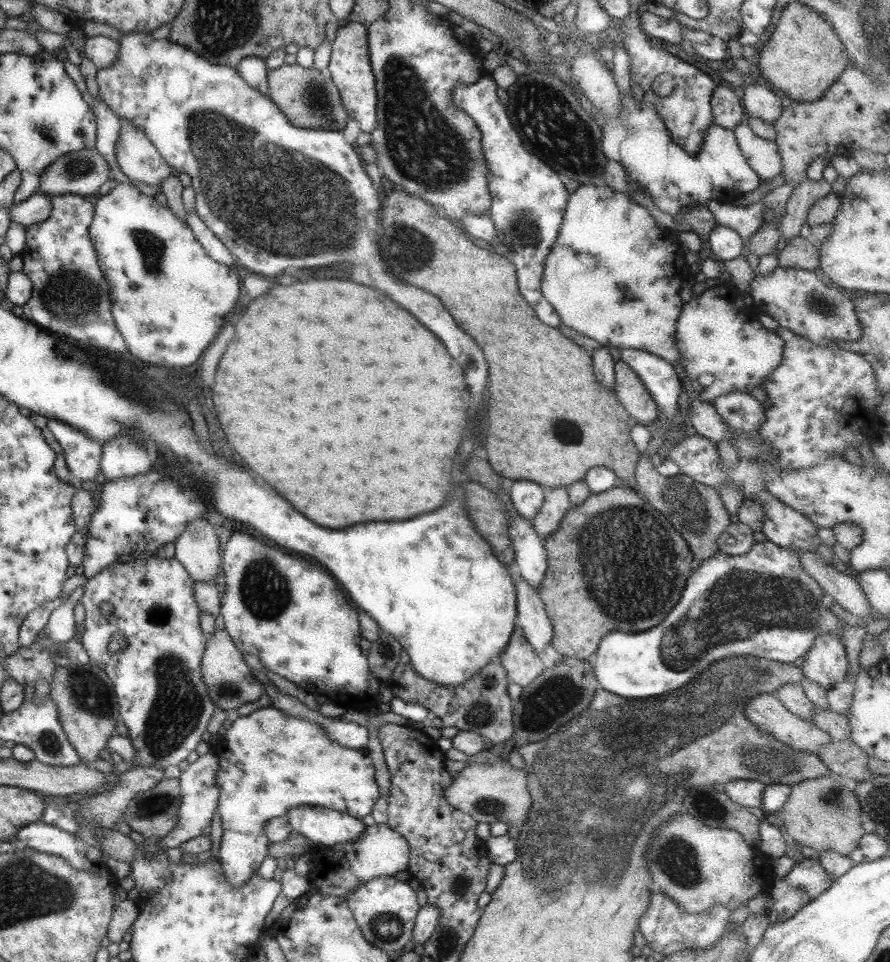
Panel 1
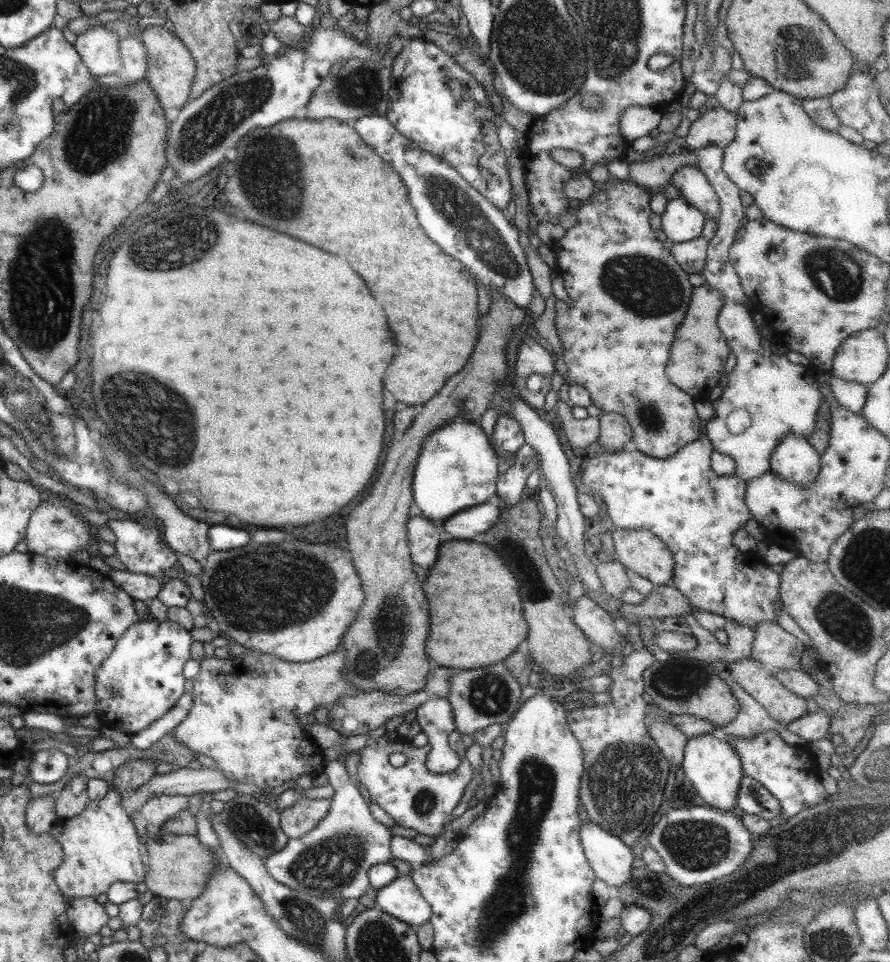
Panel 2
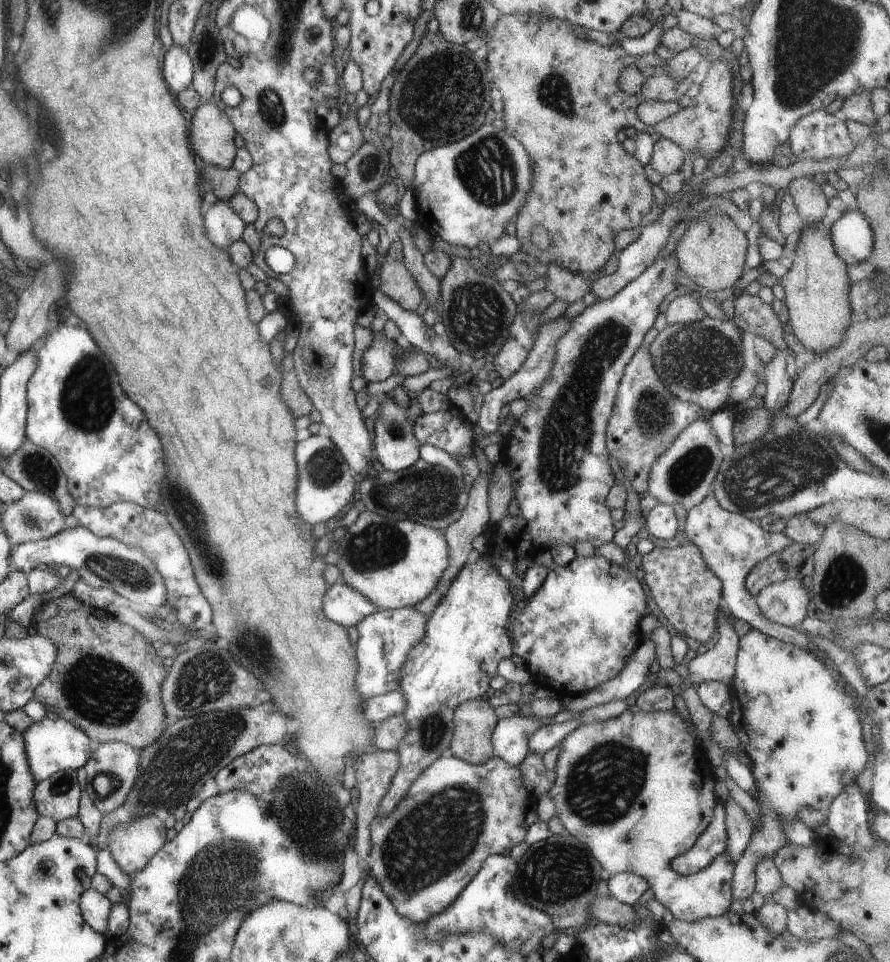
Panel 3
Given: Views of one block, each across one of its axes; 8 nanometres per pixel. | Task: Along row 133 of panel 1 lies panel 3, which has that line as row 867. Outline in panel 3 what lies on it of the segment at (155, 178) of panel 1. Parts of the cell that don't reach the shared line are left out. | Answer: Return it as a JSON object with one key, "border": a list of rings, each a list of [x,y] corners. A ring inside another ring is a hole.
{"border":[[[153,814],[114,825],[106,835],[106,850],[123,873],[142,870],[166,842],[164,823]]]}

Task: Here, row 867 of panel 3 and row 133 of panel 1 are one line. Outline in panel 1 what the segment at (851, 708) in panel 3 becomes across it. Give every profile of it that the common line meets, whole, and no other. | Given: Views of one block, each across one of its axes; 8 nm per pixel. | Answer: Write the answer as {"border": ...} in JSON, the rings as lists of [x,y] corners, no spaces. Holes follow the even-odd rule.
{"border":[[[745,120],[733,130],[733,133],[747,165],[761,181],[771,181],[782,172],[780,155],[775,142],[756,136]]]}

